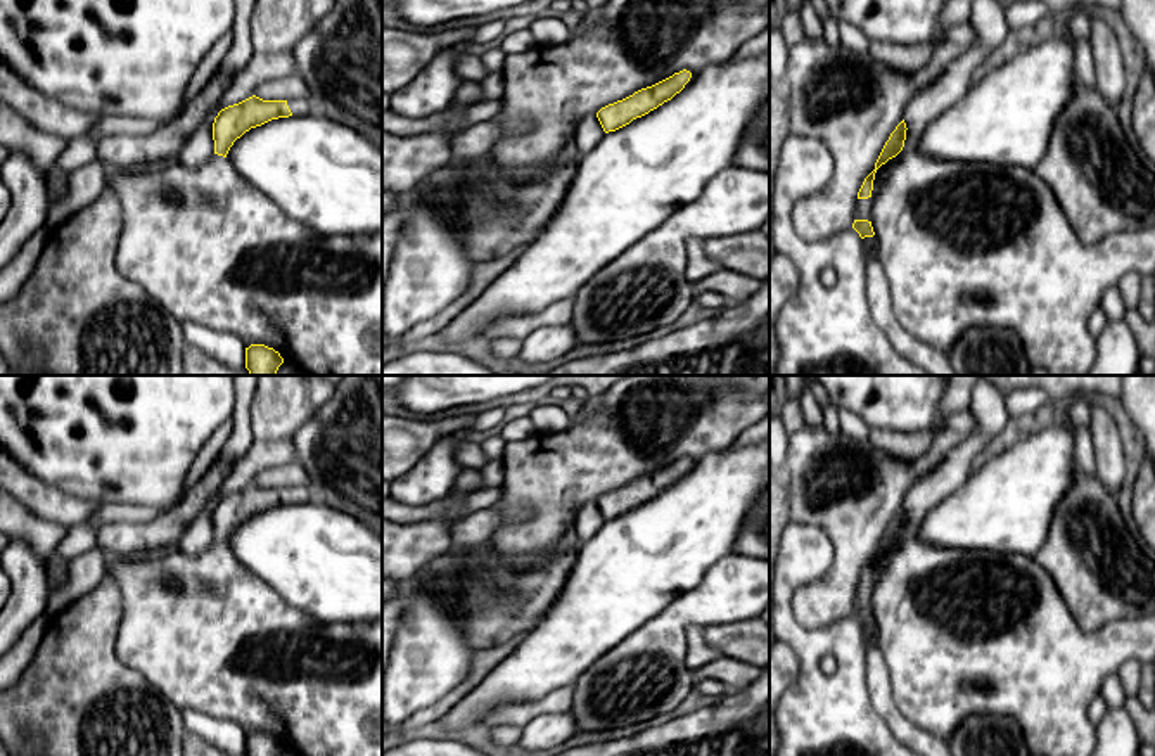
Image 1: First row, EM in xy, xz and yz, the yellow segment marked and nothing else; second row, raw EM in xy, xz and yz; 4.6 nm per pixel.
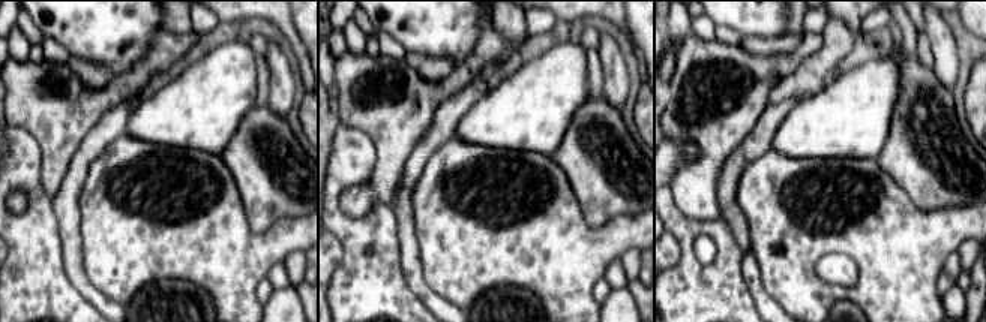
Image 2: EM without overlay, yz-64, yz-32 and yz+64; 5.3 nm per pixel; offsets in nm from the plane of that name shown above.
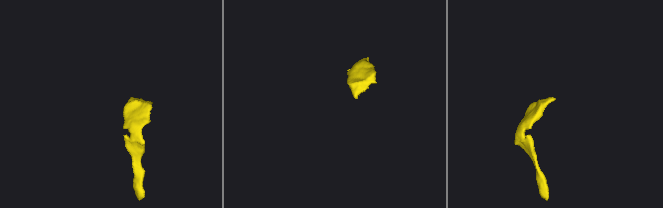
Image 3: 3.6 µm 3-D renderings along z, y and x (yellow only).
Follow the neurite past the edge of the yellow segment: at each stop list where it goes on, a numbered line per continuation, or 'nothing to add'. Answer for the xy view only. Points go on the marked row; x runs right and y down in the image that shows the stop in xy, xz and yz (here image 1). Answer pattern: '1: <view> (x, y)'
1: xy (298, 106)

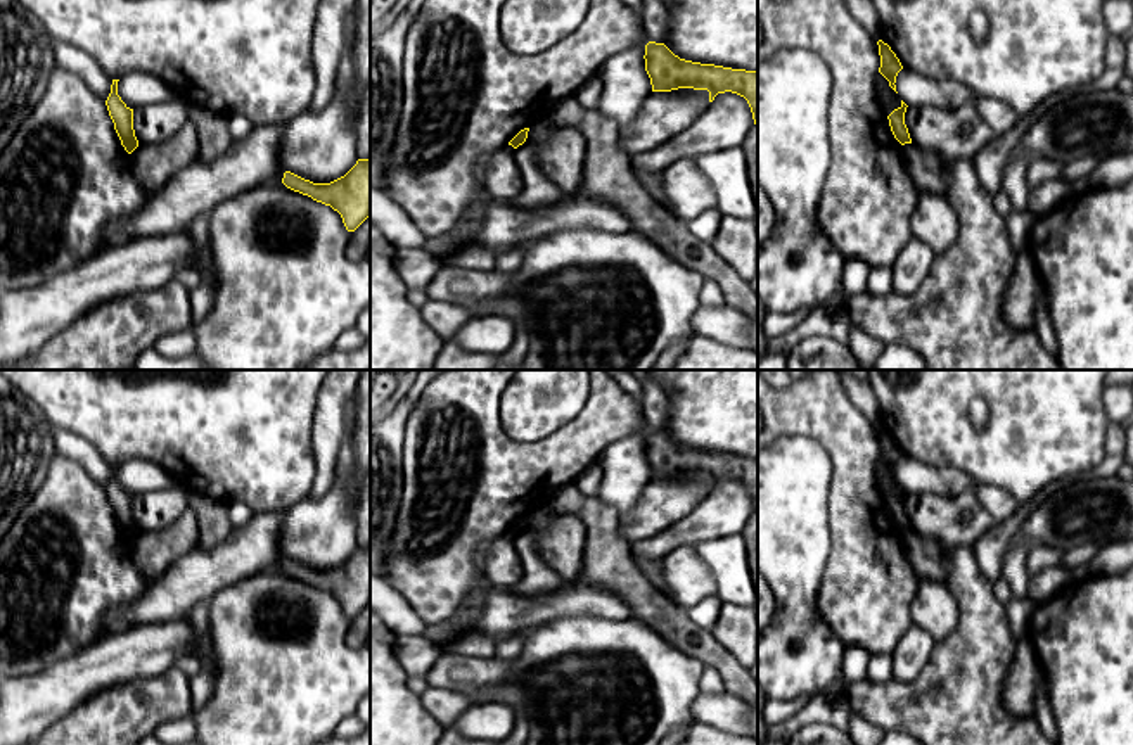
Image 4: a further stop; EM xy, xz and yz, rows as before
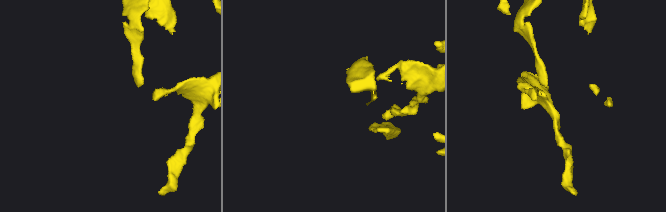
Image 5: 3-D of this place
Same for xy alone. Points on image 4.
nothing to add

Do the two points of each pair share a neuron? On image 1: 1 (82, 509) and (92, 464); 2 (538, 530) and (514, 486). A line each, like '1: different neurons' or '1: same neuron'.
1: different neurons
2: same neuron

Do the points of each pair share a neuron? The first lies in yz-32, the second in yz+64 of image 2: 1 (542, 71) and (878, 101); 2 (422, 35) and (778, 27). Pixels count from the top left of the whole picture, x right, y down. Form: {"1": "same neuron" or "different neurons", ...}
{"1": "same neuron", "2": "same neuron"}

